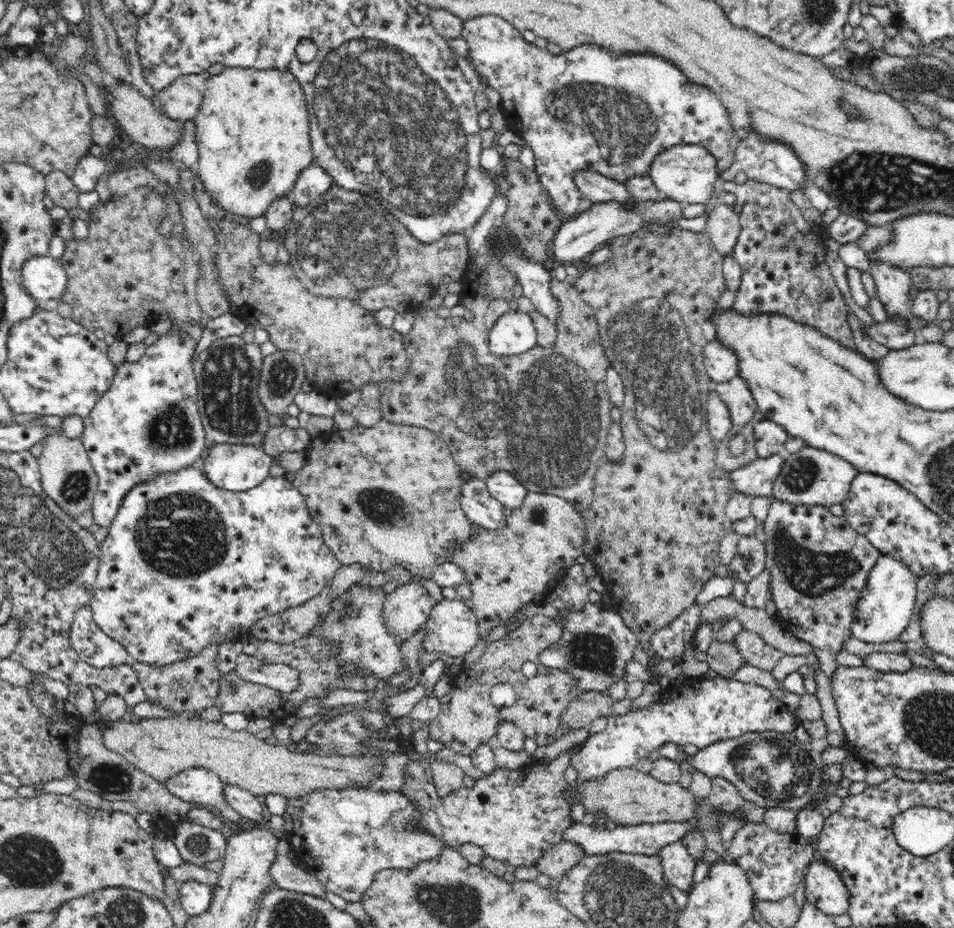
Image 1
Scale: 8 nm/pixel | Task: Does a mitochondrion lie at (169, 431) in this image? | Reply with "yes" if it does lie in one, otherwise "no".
yes

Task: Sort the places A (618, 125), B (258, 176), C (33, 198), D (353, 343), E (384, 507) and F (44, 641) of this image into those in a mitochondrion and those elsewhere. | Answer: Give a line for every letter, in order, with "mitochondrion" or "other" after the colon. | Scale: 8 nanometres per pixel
A: mitochondrion
B: mitochondrion
C: other
D: other
E: mitochondrion
F: other

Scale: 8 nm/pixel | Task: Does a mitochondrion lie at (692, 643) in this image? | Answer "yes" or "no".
no

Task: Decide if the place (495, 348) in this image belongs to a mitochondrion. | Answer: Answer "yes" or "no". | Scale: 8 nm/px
yes

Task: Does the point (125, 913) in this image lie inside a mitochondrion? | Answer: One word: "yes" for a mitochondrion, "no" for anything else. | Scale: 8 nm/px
yes

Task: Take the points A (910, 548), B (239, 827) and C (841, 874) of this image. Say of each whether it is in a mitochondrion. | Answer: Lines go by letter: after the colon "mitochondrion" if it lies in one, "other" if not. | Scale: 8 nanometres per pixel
A: other
B: other
C: other

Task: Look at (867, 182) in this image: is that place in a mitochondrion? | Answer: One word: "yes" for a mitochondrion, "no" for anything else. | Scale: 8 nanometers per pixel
yes

